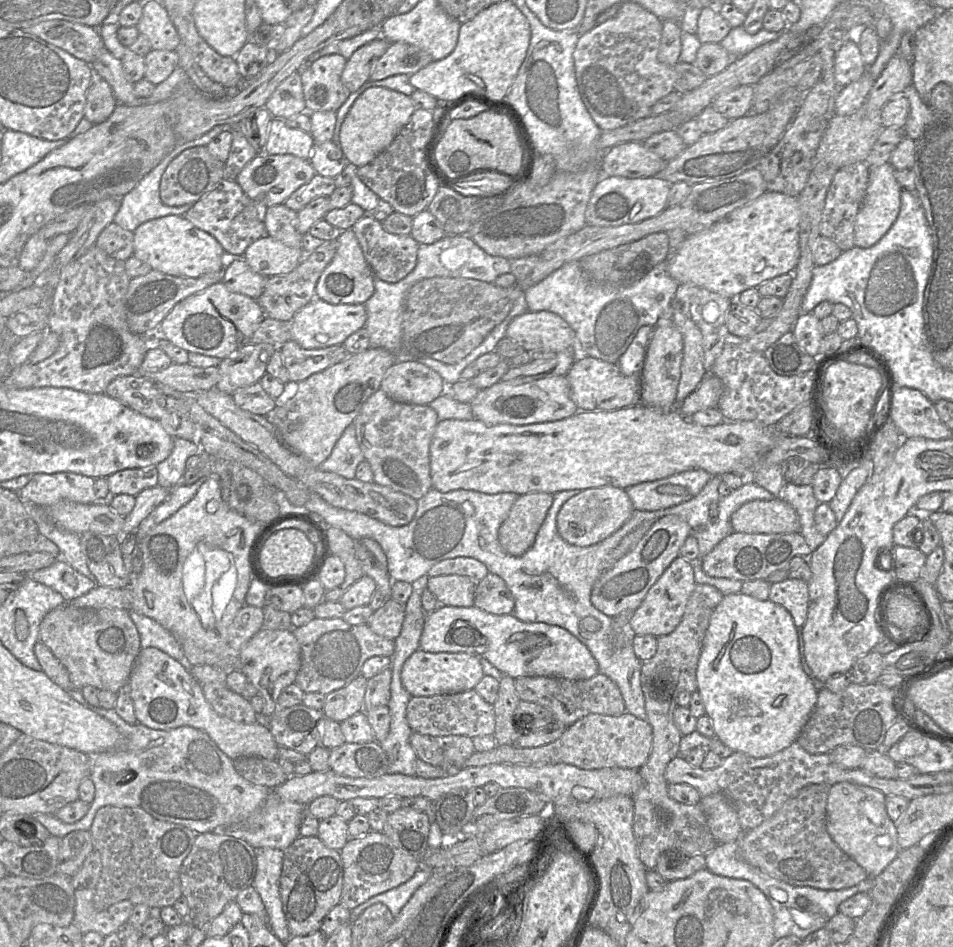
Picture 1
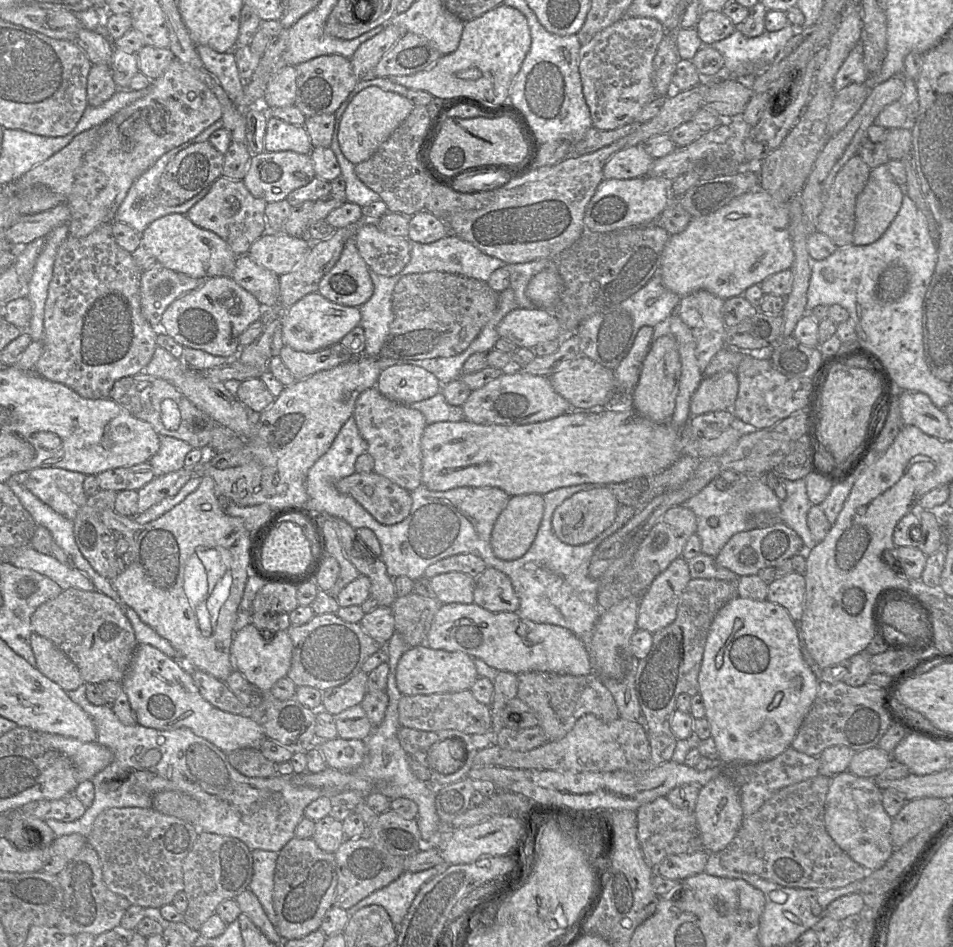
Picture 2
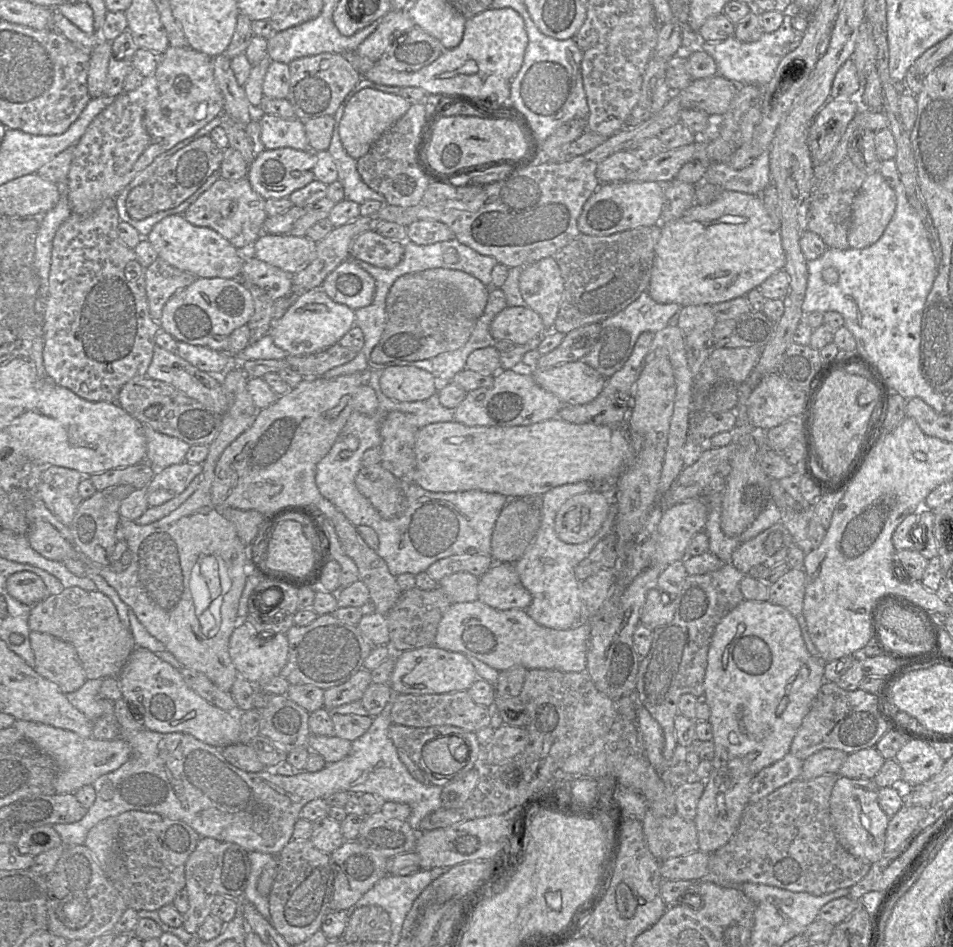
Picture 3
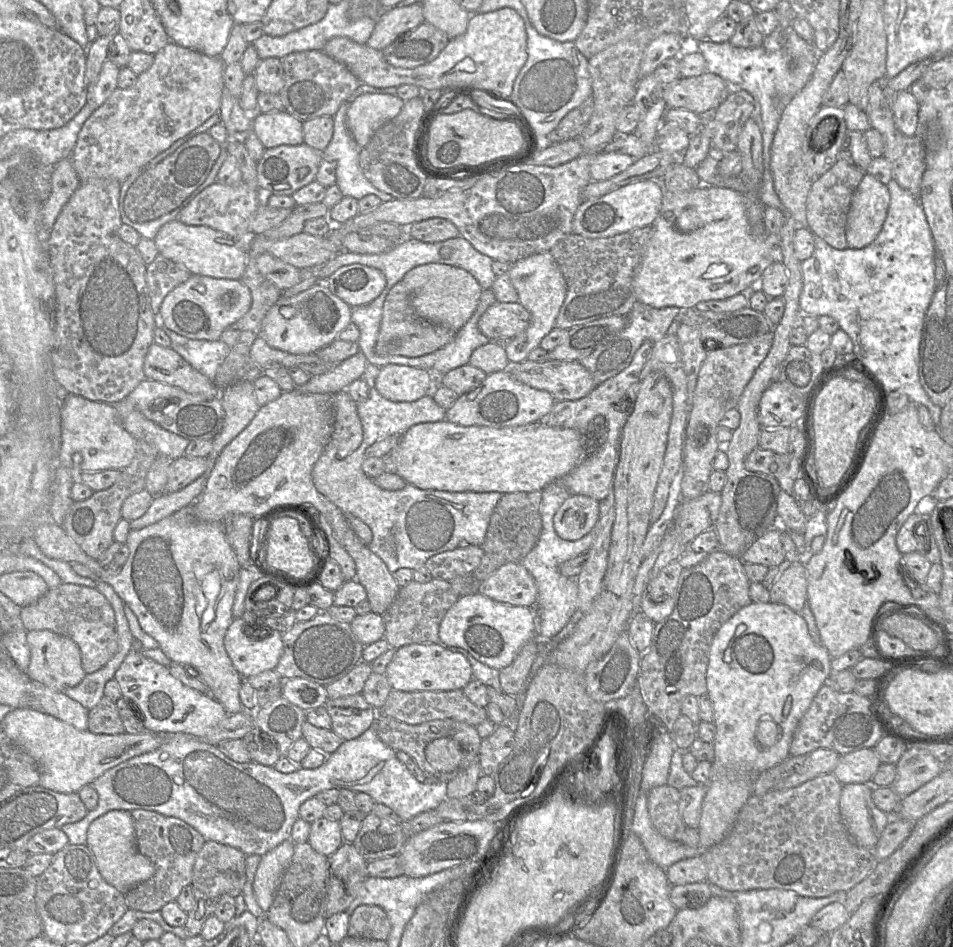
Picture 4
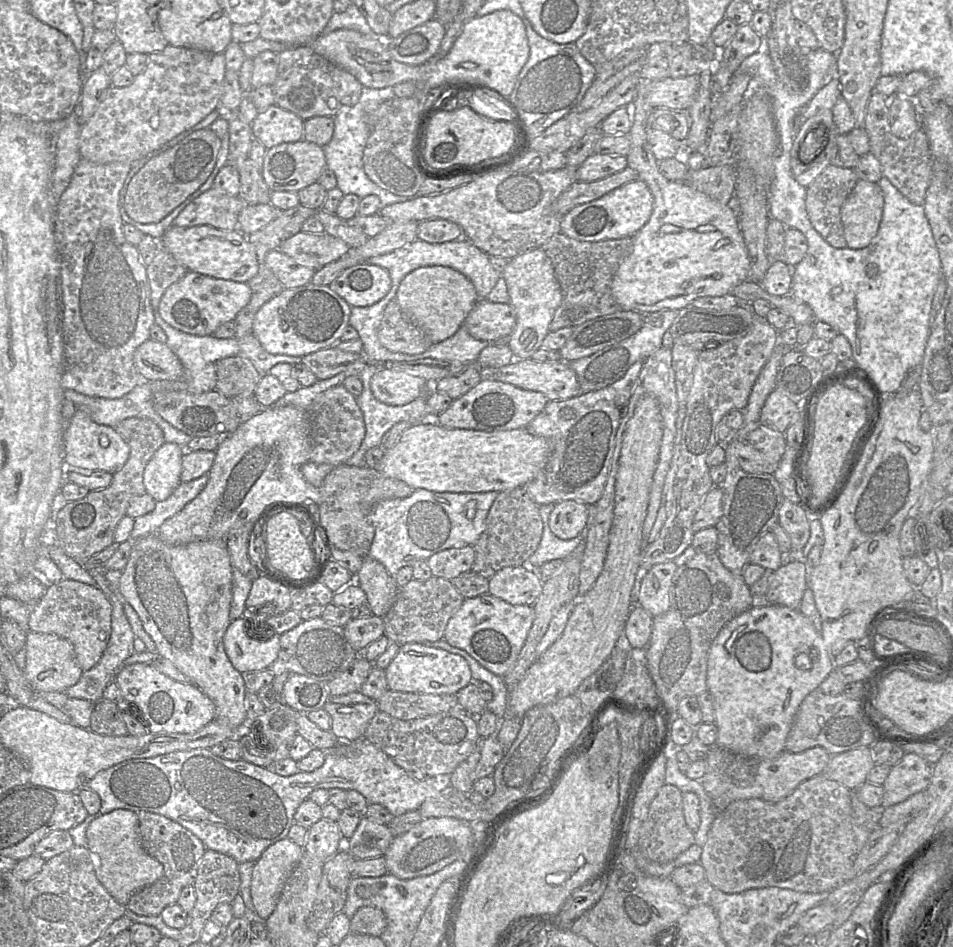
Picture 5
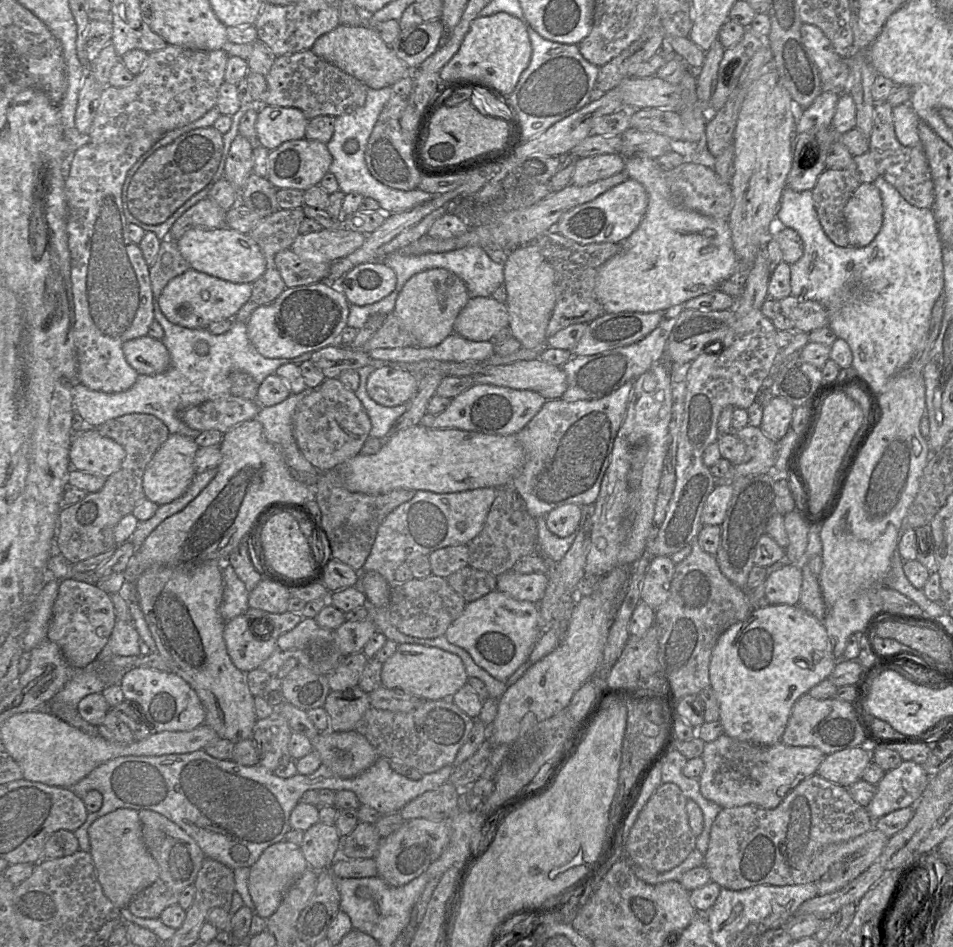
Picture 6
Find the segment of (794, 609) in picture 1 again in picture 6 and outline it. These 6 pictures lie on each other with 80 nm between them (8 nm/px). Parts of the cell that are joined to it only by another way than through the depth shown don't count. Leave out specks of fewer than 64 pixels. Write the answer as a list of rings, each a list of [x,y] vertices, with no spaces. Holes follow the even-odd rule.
[[[794,564],[783,565],[765,579],[765,597],[770,605],[799,604],[802,587],[802,571]]]

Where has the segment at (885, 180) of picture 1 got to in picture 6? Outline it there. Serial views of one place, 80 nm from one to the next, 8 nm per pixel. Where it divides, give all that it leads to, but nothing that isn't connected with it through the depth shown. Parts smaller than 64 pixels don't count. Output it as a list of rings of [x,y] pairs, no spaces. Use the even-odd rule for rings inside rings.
[[[861,183],[849,198],[844,217],[849,246],[867,246],[878,234],[883,222],[883,202],[874,183]]]

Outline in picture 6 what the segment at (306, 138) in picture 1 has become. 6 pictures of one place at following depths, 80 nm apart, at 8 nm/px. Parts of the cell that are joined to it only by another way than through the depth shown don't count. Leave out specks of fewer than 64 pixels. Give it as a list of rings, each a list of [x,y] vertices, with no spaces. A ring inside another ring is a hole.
[[[272,105],[256,106],[257,144],[271,151],[286,141],[305,138],[309,119],[300,109]]]

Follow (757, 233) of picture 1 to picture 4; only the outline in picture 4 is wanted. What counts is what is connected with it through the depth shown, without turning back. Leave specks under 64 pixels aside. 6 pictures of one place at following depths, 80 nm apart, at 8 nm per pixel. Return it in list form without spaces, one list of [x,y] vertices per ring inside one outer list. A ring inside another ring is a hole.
[[[702,184],[687,192],[674,193],[663,189],[661,211],[652,228],[652,236],[633,279],[633,289],[637,301],[654,308],[675,306],[688,309],[708,300],[751,292],[757,289],[763,272],[771,263],[783,261],[780,244],[767,243],[765,238],[751,234],[745,196],[729,188]]]

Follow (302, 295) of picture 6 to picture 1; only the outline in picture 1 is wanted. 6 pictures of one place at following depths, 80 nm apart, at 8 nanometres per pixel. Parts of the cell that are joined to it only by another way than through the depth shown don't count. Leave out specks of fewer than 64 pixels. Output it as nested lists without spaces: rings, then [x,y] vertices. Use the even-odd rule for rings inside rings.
[[[315,297],[290,321],[290,337],[305,349],[341,345],[351,334],[364,327],[366,319],[367,312],[364,304],[330,304]]]

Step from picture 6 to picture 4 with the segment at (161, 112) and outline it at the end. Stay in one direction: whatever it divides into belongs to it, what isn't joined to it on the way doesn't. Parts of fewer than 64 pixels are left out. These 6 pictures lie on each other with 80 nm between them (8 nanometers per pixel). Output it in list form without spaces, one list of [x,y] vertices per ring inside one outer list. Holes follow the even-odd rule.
[[[171,41],[155,53],[152,66],[138,75],[135,84],[128,89],[116,88],[82,126],[70,157],[80,183],[101,178],[123,183],[135,170],[219,113],[225,66],[220,57],[209,57]]]

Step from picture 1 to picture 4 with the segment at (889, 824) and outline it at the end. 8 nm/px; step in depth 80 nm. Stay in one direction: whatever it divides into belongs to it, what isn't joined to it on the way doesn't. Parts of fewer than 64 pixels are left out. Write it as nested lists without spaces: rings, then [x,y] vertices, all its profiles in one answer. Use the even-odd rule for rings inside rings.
[[[871,784],[842,786],[840,813],[851,838],[866,849],[874,849],[890,815],[881,811],[872,800]]]

